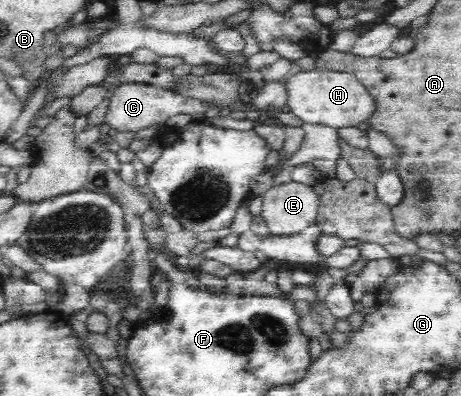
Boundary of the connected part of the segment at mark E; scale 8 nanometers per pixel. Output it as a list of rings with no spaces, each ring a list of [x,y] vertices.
[[[290,181],[262,194],[260,216],[273,236],[291,237],[316,224],[319,197],[311,186]]]

